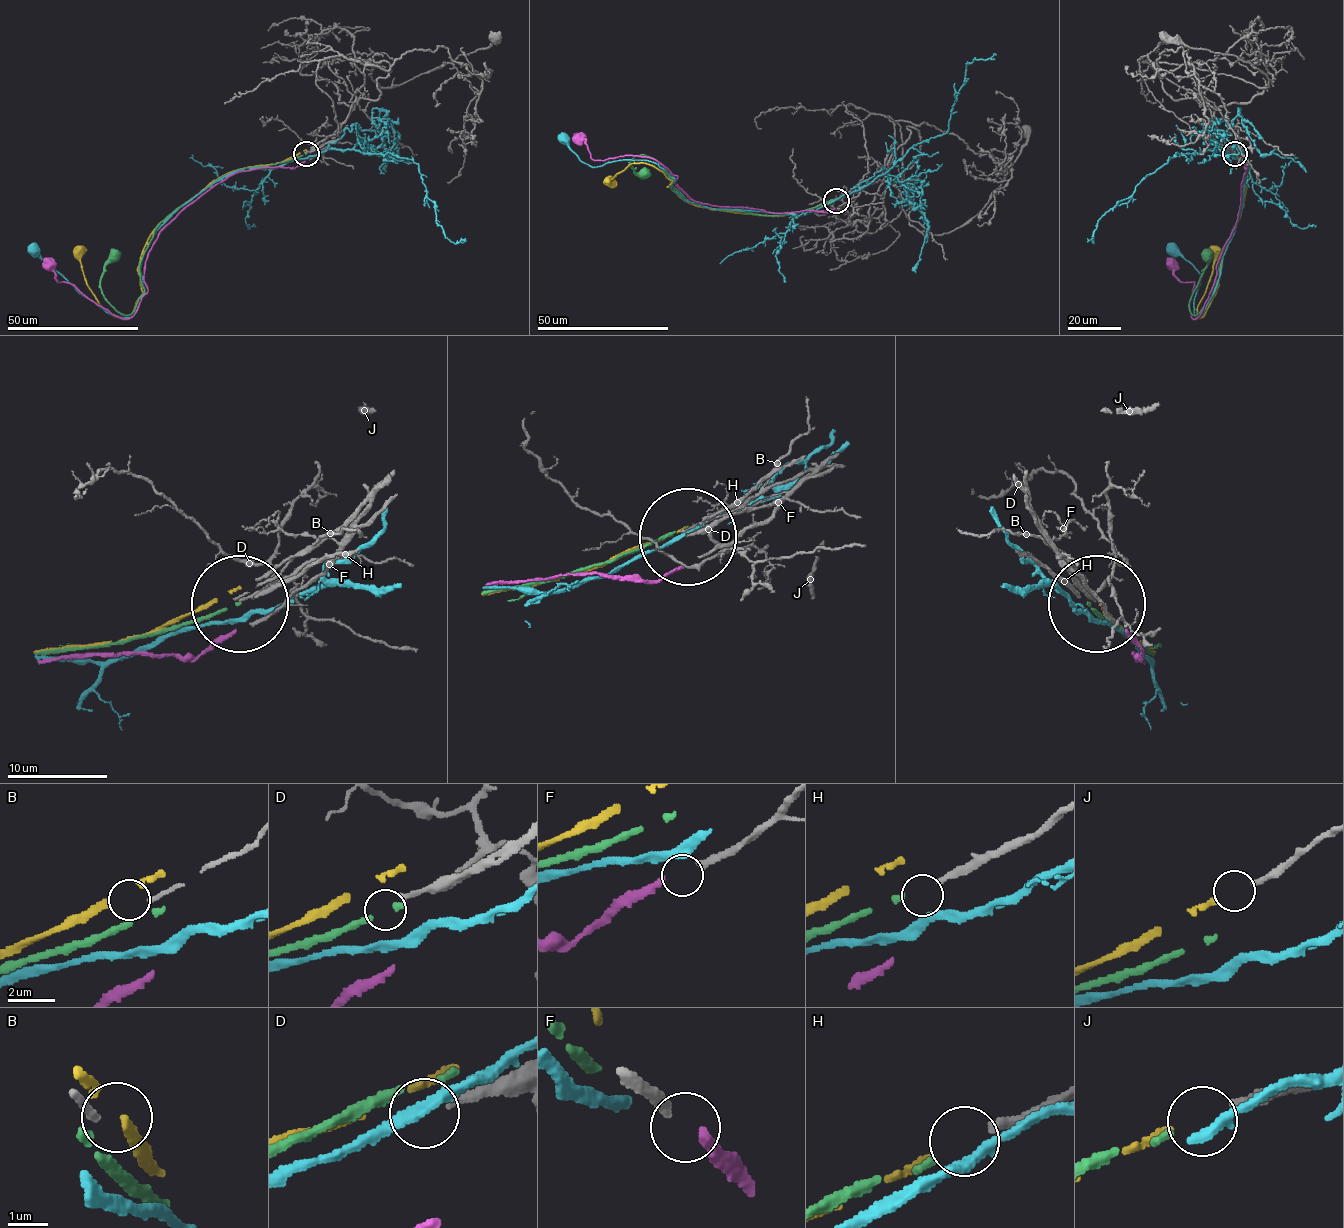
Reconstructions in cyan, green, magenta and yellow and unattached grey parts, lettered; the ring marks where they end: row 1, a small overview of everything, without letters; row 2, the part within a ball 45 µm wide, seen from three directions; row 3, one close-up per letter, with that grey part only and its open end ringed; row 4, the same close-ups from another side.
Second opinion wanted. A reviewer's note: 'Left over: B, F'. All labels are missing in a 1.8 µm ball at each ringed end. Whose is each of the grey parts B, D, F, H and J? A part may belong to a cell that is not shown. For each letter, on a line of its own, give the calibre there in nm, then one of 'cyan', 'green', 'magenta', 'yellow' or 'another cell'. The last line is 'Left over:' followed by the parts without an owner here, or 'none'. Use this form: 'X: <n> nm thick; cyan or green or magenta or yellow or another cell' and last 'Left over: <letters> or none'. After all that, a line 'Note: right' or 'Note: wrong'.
B: 170 nm thick; another cell
D: 200 nm thick; another cell
F: 220 nm thick; magenta
H: 240 nm thick; green
J: 240 nm thick; yellow
Left over: B, D
Note: wrong

